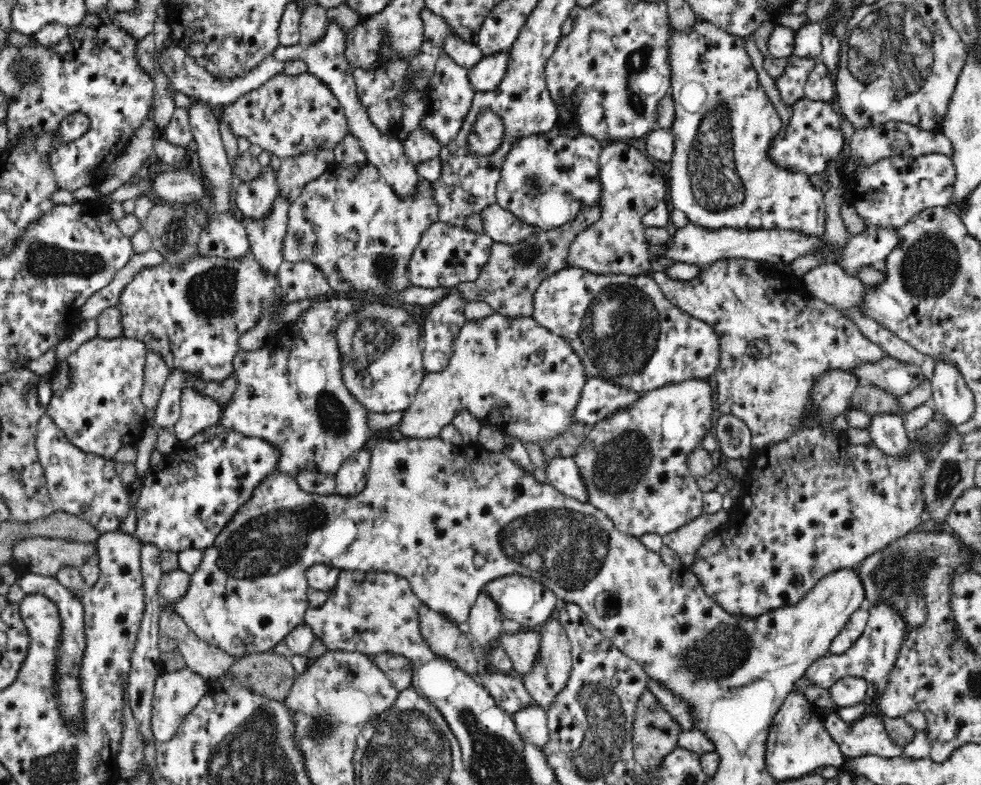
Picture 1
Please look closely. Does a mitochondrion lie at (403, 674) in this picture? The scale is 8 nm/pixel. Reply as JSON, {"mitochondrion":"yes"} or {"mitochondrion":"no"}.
{"mitochondrion":"no"}

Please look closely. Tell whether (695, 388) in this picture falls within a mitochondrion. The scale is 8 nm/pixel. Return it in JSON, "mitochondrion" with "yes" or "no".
{"mitochondrion":"no"}

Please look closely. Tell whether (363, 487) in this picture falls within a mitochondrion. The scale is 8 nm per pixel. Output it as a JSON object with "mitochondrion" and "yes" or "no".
{"mitochondrion":"no"}

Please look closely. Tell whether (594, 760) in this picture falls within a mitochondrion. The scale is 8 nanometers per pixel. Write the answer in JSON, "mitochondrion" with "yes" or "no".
{"mitochondrion":"yes"}

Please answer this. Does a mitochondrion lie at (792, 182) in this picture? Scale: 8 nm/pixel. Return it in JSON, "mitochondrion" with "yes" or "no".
{"mitochondrion":"no"}

